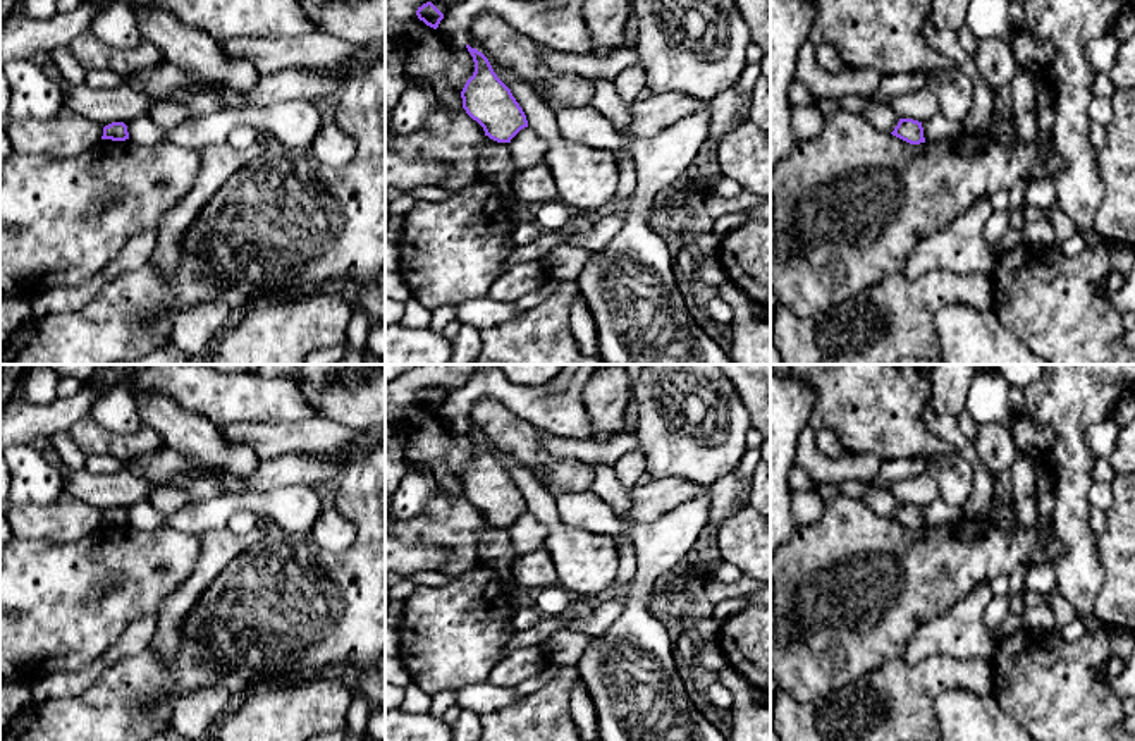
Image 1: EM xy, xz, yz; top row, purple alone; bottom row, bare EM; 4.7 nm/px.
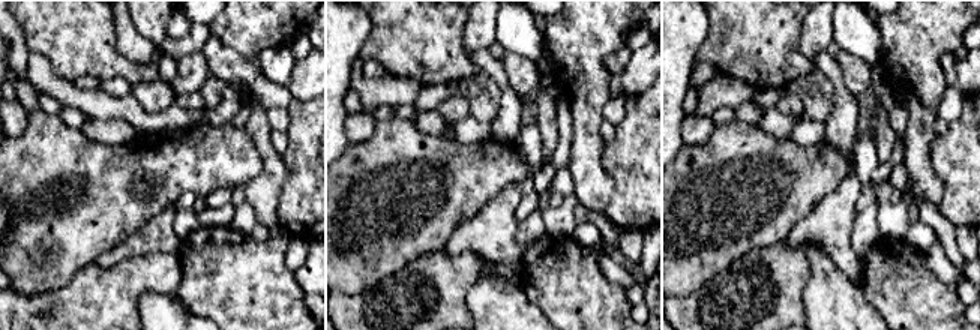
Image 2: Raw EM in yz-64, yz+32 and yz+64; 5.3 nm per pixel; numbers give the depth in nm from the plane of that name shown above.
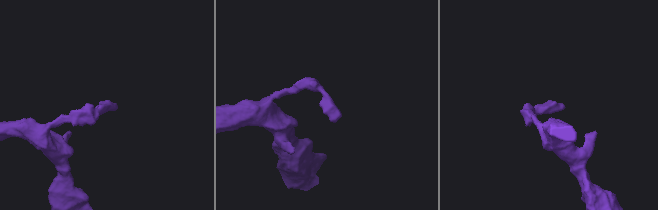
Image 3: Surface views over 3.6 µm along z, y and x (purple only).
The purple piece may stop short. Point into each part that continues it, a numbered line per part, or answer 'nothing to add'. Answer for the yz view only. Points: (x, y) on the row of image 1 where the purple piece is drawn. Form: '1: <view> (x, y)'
nothing to add

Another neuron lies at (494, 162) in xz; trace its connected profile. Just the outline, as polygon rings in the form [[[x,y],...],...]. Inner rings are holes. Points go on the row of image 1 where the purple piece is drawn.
[[[485,136],[478,146],[476,168],[482,179],[492,181],[500,191],[509,218],[518,224],[518,203],[512,191],[514,163],[511,156],[511,143],[497,143]]]

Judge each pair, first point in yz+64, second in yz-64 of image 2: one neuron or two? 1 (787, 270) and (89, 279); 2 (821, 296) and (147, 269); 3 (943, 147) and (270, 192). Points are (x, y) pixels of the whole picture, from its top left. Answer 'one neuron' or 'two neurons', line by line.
1: one neuron
2: two neurons
3: two neurons

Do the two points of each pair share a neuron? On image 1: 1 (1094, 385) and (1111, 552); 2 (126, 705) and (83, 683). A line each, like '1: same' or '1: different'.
1: different
2: different

